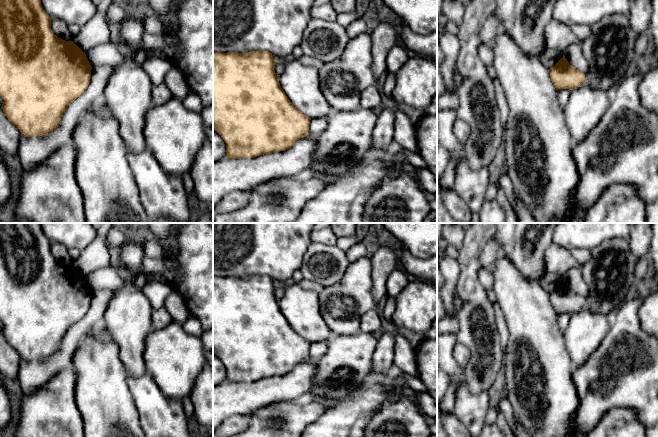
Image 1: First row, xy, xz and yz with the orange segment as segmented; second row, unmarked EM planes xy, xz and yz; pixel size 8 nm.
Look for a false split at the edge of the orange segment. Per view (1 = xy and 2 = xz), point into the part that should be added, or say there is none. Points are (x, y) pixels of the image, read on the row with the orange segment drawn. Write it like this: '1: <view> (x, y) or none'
1: none
2: none

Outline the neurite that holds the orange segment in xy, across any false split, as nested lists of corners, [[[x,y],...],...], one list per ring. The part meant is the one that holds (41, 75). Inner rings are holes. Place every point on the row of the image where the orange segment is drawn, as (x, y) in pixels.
[[[0,0],[0,97],[4,115],[21,132],[24,137],[43,136],[58,127],[61,117],[68,106],[87,89],[91,79],[91,65],[83,52],[73,41],[58,38],[51,29],[51,18],[41,5],[41,0]]]

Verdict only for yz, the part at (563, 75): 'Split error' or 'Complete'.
Complete

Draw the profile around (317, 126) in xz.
[[[320,117],[311,119],[309,124],[310,133],[313,135],[320,136],[328,126],[329,117]]]

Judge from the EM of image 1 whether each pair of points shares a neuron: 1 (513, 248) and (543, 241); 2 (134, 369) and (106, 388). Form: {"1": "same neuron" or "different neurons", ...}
{"1": "same neuron", "2": "different neurons"}

